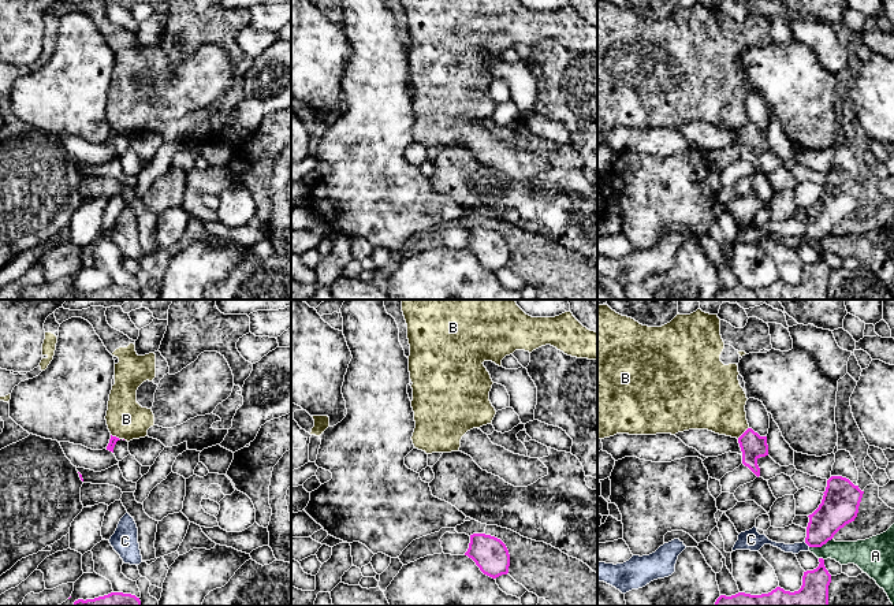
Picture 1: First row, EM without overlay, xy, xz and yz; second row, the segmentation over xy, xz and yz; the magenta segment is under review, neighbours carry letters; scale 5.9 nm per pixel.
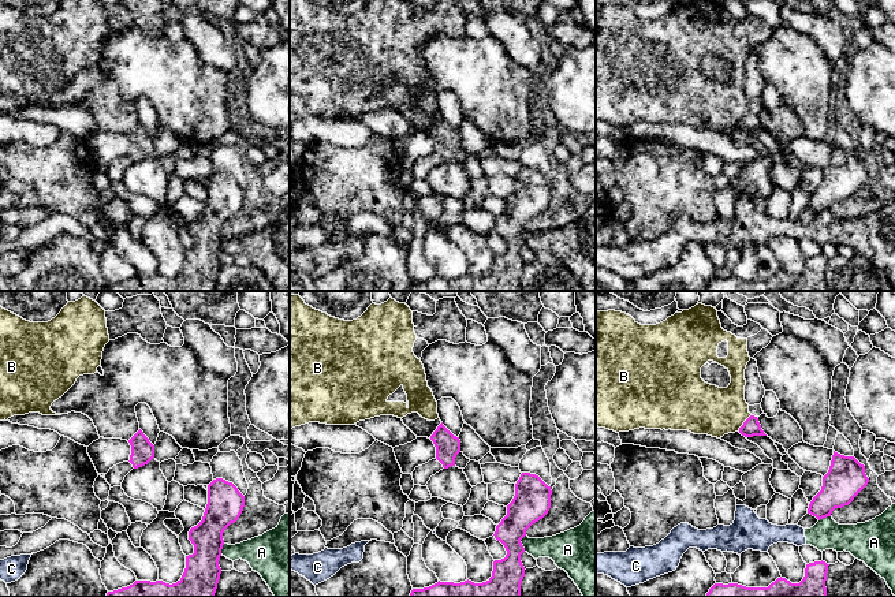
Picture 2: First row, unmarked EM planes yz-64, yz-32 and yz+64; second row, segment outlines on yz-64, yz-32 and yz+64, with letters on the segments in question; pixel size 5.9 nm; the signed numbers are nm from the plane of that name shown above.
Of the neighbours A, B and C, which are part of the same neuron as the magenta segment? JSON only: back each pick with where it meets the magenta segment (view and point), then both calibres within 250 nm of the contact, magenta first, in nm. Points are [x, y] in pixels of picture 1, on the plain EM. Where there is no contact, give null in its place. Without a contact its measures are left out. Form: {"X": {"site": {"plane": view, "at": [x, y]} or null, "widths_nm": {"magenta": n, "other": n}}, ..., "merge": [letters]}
{"merge": []}

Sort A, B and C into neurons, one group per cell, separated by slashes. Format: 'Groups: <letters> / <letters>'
Groups: A C / B

